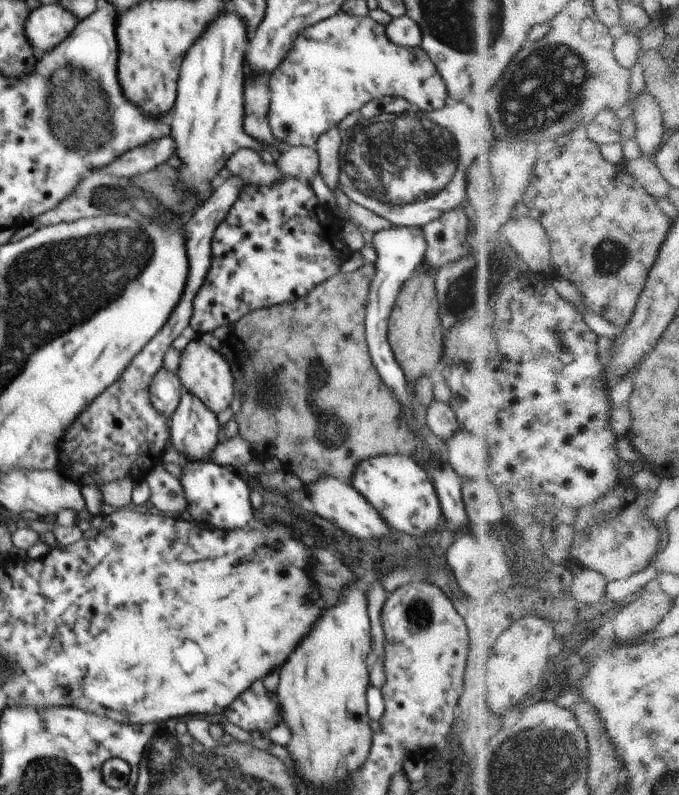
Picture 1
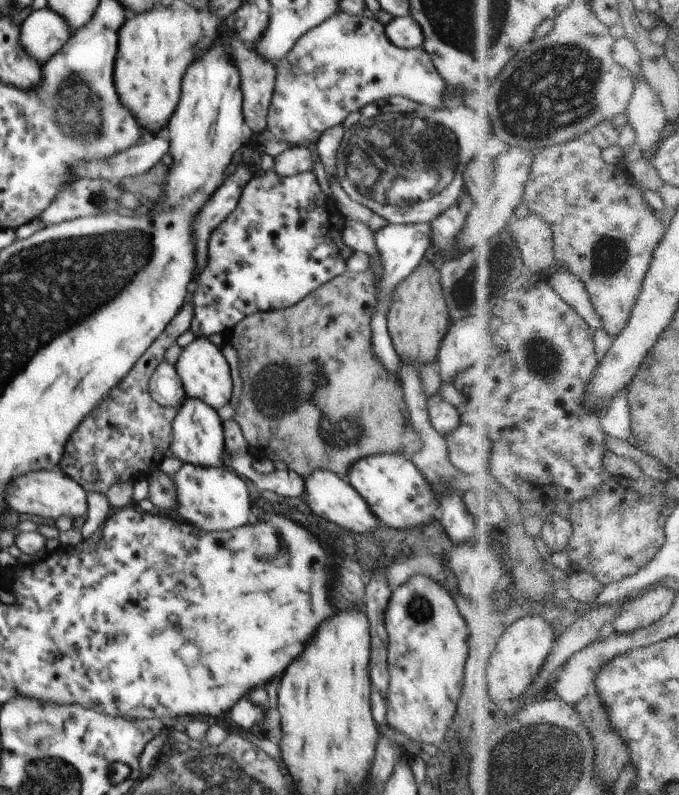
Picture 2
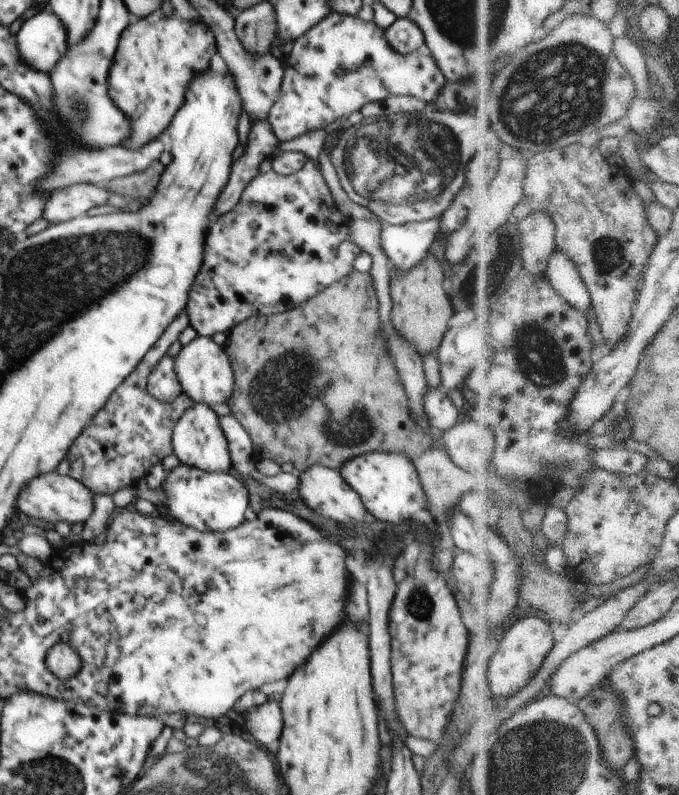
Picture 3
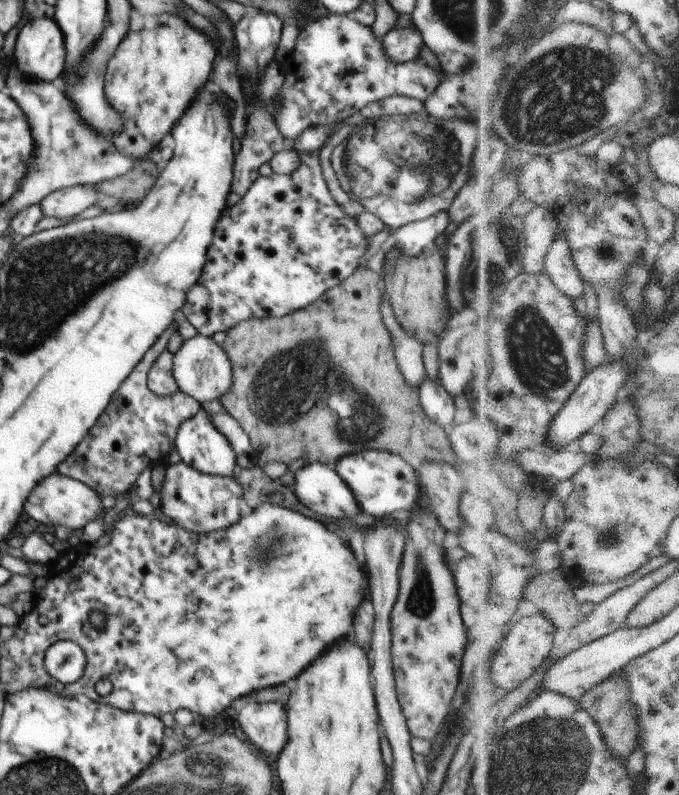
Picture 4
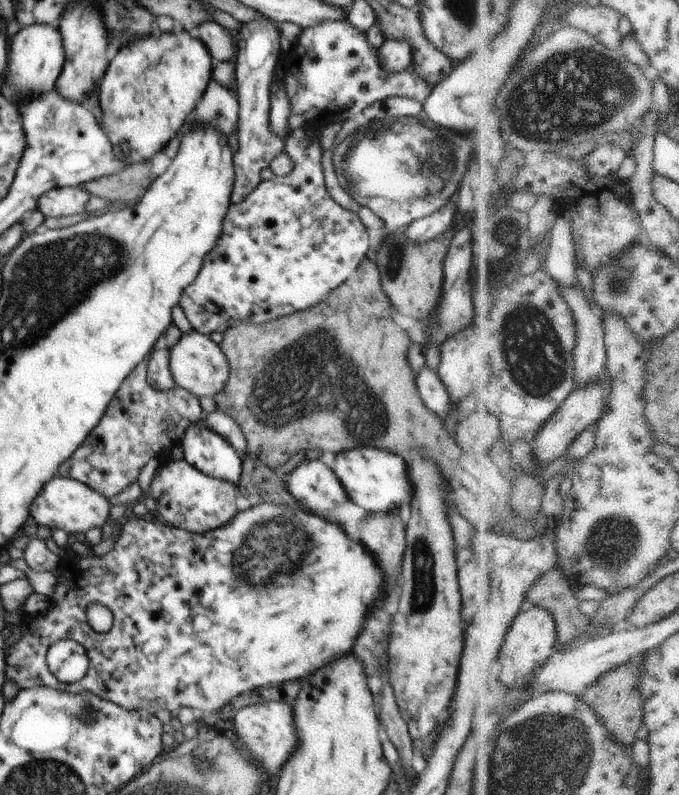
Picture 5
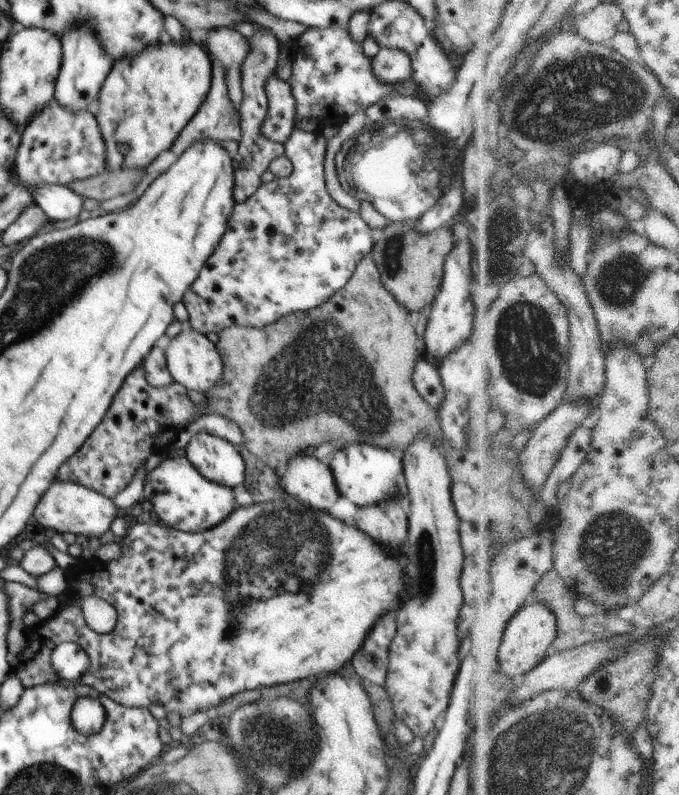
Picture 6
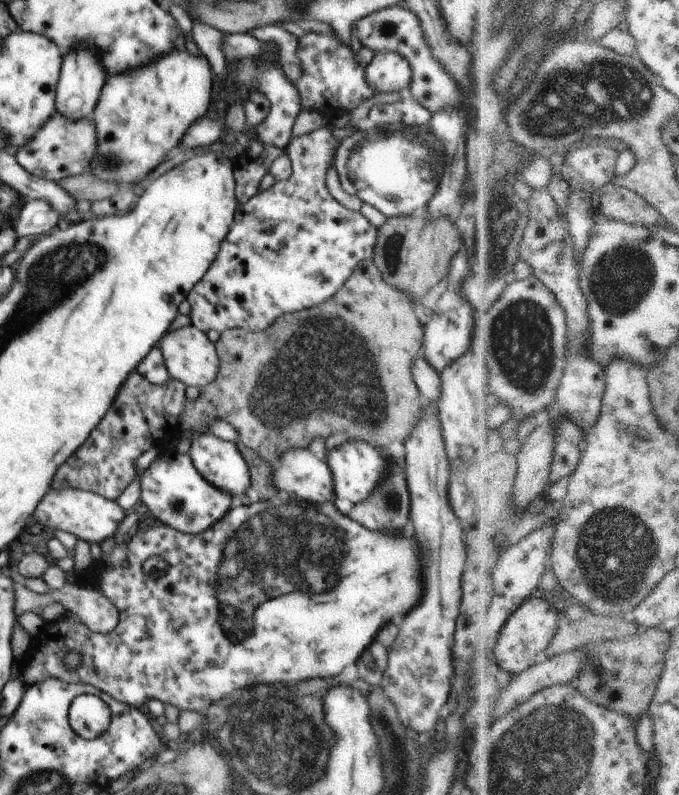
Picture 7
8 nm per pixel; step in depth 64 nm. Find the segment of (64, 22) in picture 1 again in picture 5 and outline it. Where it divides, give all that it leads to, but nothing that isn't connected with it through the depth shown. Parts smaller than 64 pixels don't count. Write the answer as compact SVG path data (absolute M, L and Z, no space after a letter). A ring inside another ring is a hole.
M28 26L22 28L10 37L10 48L7 52L7 67L5 68L5 83L10 88L9 101L17 106L29 97L39 97L50 92L56 84L66 58L60 32L52 26Z

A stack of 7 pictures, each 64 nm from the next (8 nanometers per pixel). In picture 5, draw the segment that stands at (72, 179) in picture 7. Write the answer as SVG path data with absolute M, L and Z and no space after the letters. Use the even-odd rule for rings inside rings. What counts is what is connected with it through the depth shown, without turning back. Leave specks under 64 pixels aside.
M148 160L140 164L126 165L118 174L110 177L101 176L96 180L82 183L79 187L87 191L90 196L114 200L122 198L121 202L126 202L128 205L132 196L134 200L138 200L136 190L140 190L141 197L150 182L152 182L152 176L150 176L150 160Z

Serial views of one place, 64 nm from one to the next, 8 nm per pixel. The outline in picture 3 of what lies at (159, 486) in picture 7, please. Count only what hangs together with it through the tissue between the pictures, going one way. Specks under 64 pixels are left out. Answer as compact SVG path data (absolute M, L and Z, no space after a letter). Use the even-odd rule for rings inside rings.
M180 463L172 470L167 471L167 476L162 485L165 499L161 505L161 512L170 519L179 520L183 525L195 528L200 532L227 531L236 528L245 518L244 512L249 506L249 492L245 484L235 472L206 472L192 465Z

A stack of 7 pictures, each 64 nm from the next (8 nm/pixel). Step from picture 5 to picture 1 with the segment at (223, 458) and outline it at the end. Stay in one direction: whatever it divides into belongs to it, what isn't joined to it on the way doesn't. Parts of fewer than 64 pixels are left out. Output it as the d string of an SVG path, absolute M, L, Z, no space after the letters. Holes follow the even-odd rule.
M183 390L180 404L171 414L169 426L169 440L171 441L171 445L180 454L183 454L188 461L212 461L211 454L220 442L218 440L220 424L216 415L197 396Z

